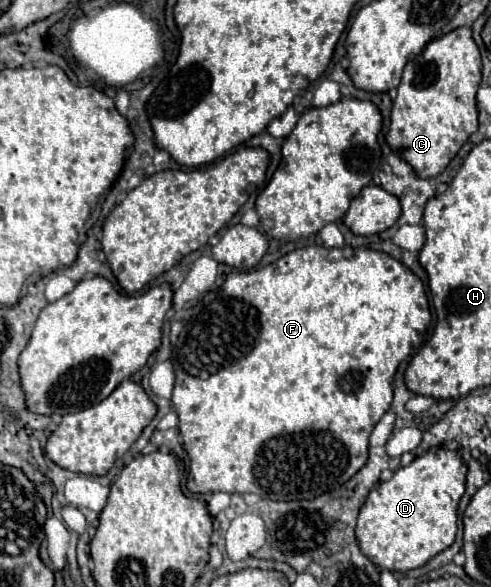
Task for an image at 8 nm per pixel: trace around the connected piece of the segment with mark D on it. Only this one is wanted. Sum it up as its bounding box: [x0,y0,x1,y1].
[356,447,466,571]

